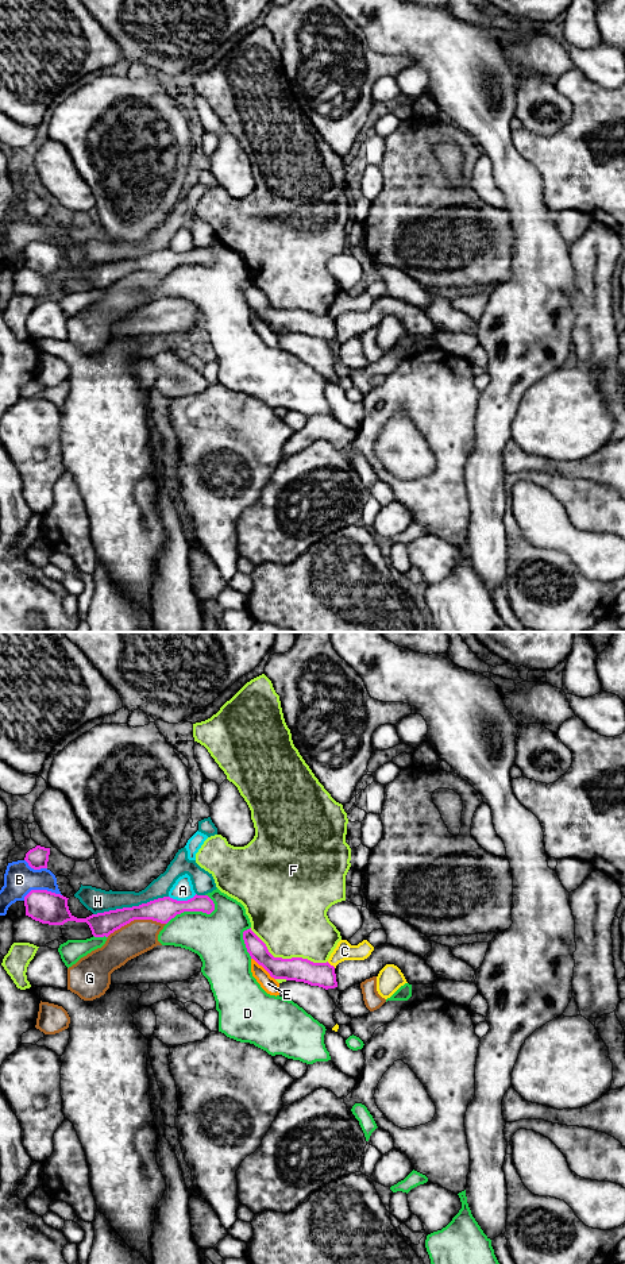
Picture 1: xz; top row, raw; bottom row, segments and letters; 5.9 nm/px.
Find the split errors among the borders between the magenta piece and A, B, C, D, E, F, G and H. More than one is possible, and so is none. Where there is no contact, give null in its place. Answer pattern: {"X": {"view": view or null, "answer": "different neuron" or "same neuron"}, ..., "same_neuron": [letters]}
{"A": {"view": "xz", "answer": "different neuron"}, "B": {"view": "xz", "answer": "different neuron"}, "C": {"view": "xz", "answer": "different neuron"}, "D": {"view": "xz", "answer": "different neuron"}, "E": {"view": "xz", "answer": "different neuron"}, "F": {"view": "xz", "answer": "different neuron"}, "G": {"view": "xz", "answer": "different neuron"}, "H": {"view": "xz", "answer": "different neuron"}, "same_neuron": []}

